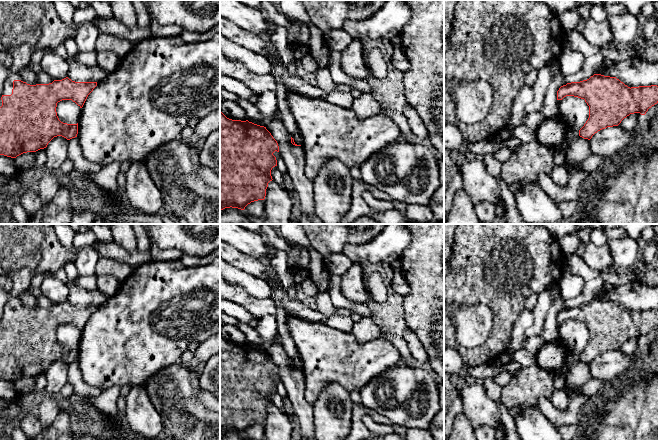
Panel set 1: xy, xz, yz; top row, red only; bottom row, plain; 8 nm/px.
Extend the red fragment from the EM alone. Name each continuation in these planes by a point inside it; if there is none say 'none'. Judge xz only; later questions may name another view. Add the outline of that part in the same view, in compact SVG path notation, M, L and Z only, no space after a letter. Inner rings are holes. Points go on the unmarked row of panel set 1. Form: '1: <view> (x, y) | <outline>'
none

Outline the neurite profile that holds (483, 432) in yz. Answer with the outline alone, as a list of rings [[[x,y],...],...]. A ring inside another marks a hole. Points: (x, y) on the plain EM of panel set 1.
[[[490,426],[474,428],[474,433],[477,440],[496,440],[494,428]]]

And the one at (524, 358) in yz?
[[[524,347],[517,350],[512,356],[512,360],[517,362],[522,368],[526,368],[536,363],[536,355],[527,351]]]

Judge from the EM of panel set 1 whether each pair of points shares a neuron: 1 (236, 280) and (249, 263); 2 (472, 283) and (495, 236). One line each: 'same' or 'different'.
1: different
2: same

